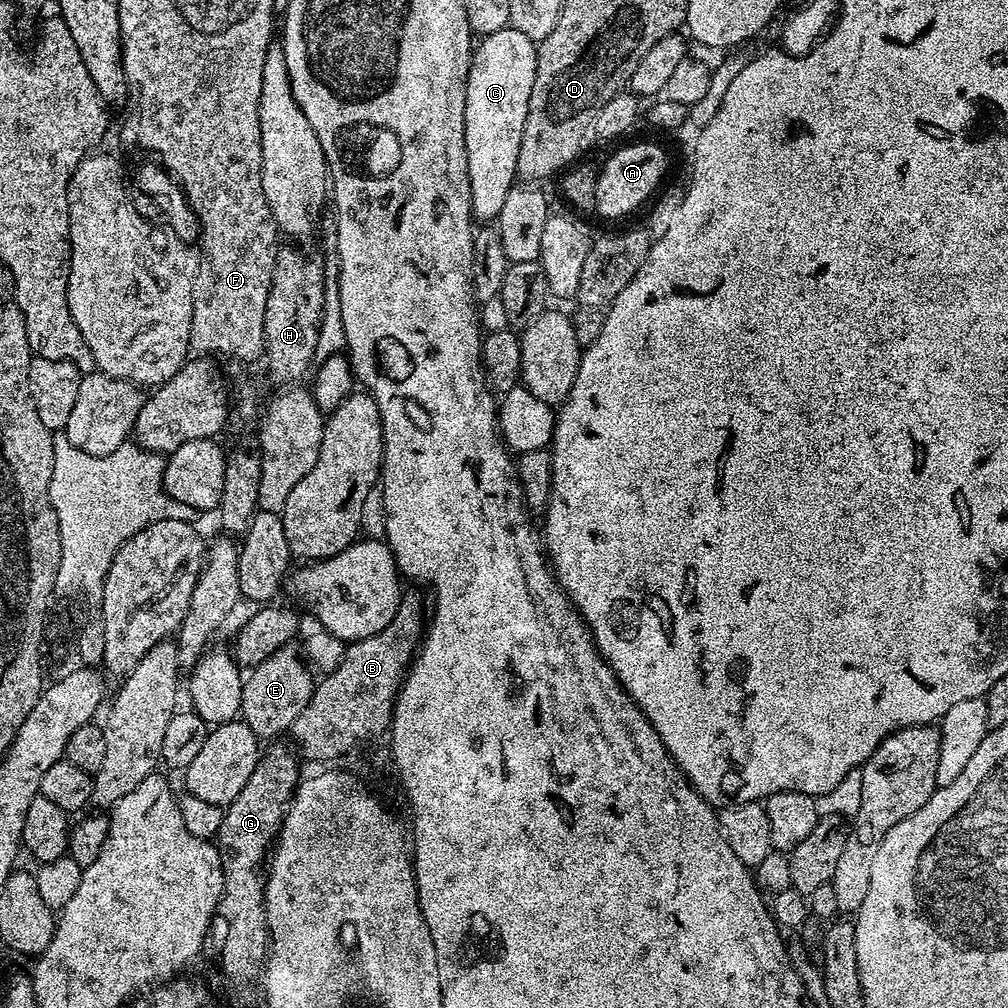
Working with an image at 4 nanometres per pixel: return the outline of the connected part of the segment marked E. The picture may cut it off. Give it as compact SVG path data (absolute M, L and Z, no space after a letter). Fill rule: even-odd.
M288 643L270 654L268 658L257 664L243 677L244 689L240 703L240 716L254 730L261 741L268 742L289 731L293 722L306 710L306 702L310 702L314 679L313 669L306 663L301 649L295 643Z

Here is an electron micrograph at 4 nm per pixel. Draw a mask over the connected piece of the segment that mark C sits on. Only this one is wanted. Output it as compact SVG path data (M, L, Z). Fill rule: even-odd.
M511 26L491 32L489 36L483 37L475 45L472 53L472 61L470 62L470 70L468 71L468 85L466 86L466 154L468 155L468 169L470 170L470 190L472 191L472 215L477 221L492 222L499 217L502 210L502 202L506 202L506 194L510 194L510 190L517 183L518 177L516 167L518 166L518 146L522 146L522 130L526 126L526 110L530 102L530 90L534 86L534 74L536 73L536 49L537 45L530 38L526 38L526 34L522 34L522 30L514 30Z

